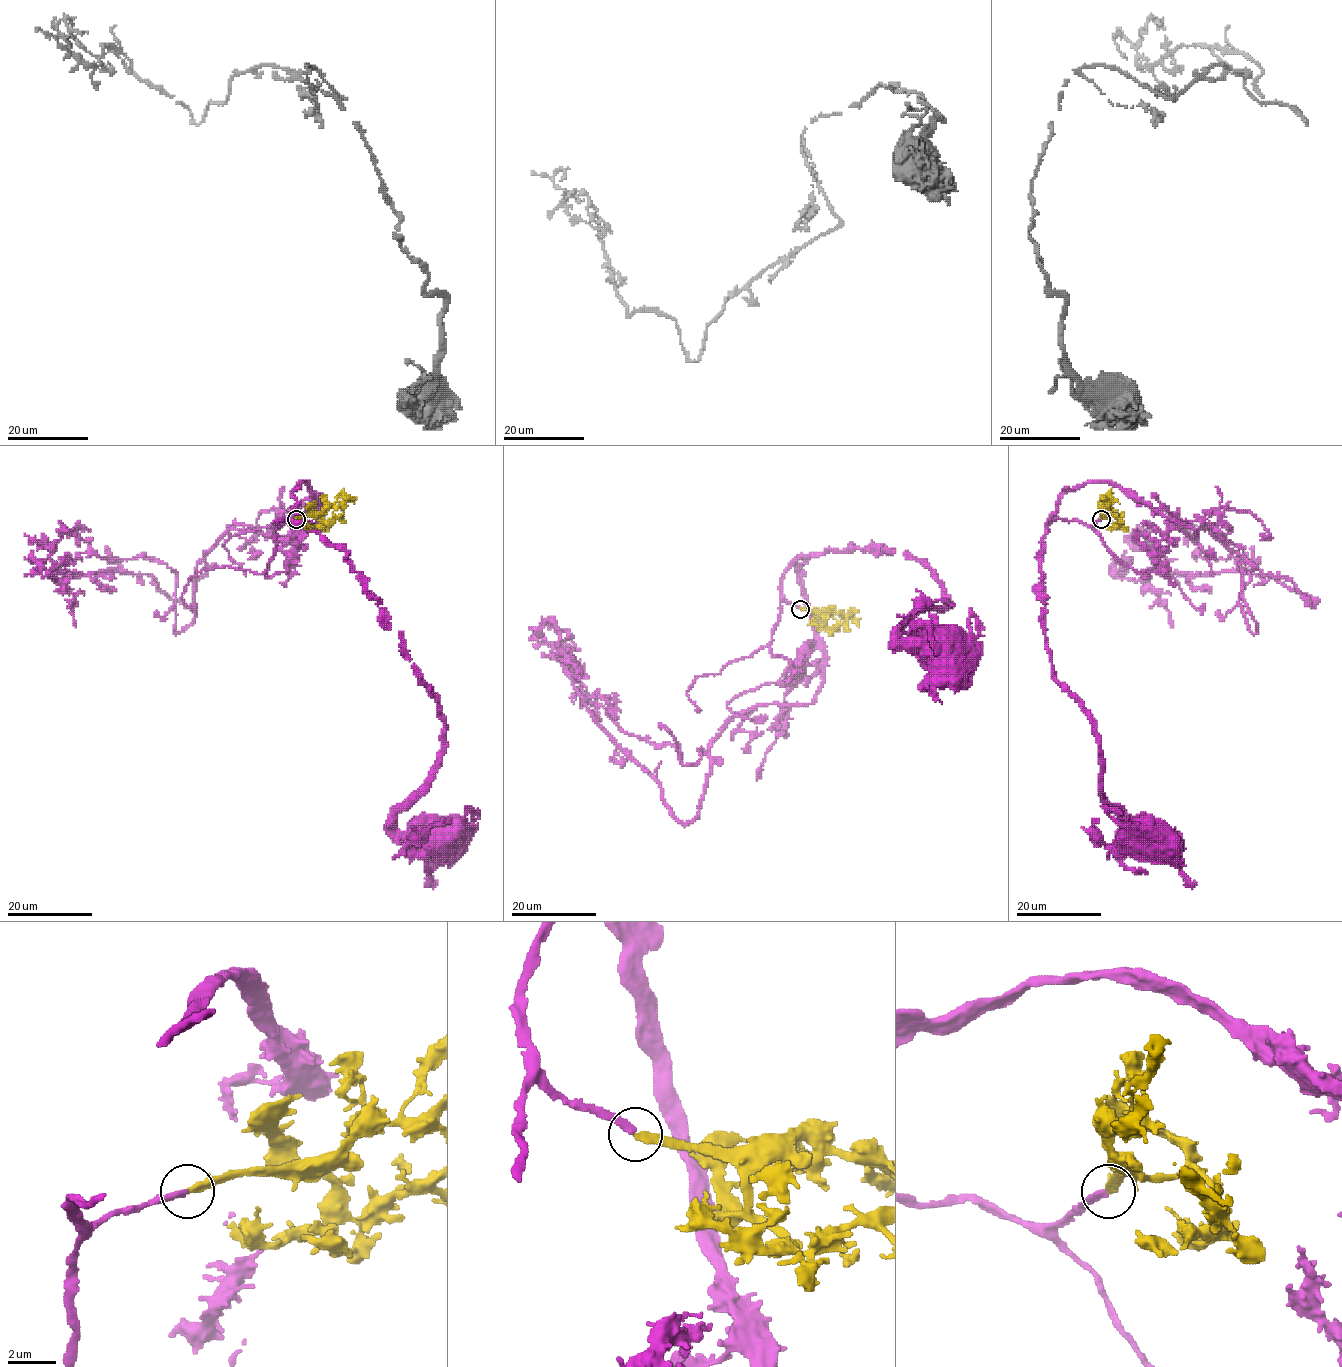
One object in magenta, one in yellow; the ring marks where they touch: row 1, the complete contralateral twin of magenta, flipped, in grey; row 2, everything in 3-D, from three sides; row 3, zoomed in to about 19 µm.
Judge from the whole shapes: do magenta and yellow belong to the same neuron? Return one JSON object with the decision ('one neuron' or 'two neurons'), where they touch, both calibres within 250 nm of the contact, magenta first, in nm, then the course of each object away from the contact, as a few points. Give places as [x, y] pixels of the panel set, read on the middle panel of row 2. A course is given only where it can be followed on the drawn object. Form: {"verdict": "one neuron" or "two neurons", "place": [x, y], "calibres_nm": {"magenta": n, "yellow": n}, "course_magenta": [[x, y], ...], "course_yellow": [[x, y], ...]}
{"verdict": "one neuron", "place": [800, 609], "calibres_nm": {"magenta": 280, "yellow": 280}, "course_magenta": [[800, 608], [780, 589], [796, 558], [906, 553], [948, 599], [899, 631], [915, 651], [925, 641]], "course_yellow": [[800, 608], [809, 611], [830, 609], [859, 626]]}

